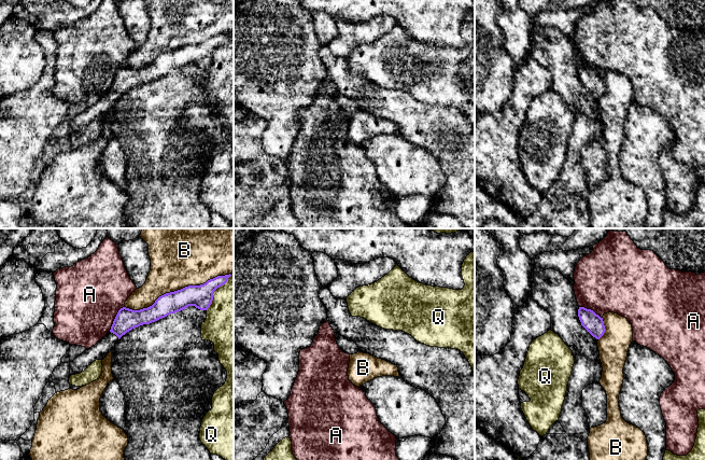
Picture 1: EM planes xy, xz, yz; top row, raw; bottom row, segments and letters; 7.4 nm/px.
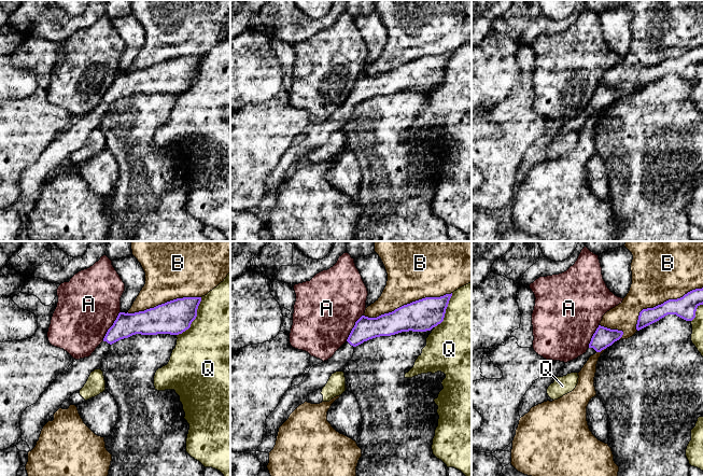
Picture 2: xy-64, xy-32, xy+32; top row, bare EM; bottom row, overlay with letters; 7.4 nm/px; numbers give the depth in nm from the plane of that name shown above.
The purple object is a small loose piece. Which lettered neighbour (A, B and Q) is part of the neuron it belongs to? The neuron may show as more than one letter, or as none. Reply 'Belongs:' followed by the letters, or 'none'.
Belongs: none

